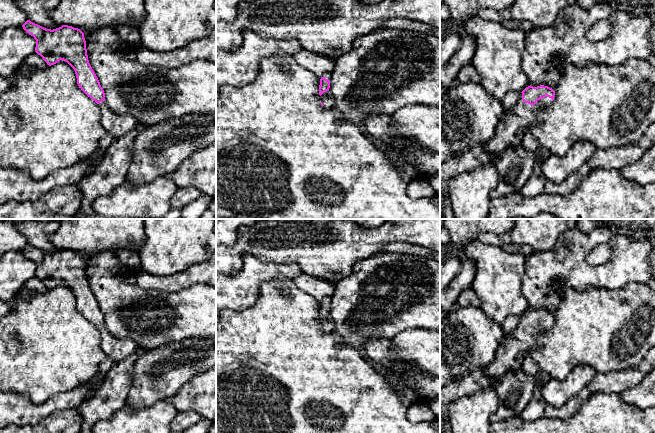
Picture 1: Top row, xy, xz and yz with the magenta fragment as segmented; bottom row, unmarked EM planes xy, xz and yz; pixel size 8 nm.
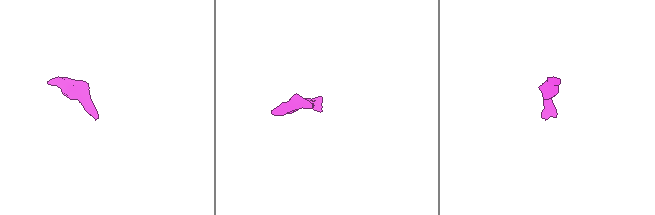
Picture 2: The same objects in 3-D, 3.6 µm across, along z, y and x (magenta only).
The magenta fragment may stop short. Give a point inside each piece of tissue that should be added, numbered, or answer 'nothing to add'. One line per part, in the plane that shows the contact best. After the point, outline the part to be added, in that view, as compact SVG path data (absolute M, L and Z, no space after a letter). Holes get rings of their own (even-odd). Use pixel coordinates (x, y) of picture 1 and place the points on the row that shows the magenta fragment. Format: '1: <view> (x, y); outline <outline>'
1: yz (522, 115); outline M547 96L538 100L535 105L525 103L521 97L511 110L503 111L493 137L485 145L486 151L492 155L502 154L512 146L514 138L521 129L540 123L538 112L551 103L552 99Z

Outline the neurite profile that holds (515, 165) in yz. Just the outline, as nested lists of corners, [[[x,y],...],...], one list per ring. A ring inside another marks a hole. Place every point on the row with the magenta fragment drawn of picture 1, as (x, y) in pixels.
[[[508,147],[499,155],[496,168],[498,169],[498,184],[490,193],[490,200],[507,196],[512,193],[519,193],[531,176],[537,158],[535,153],[524,148]]]

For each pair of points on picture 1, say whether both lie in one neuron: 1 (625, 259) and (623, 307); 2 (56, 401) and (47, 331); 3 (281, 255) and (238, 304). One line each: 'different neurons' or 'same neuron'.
1: different neurons
2: different neurons
3: different neurons

